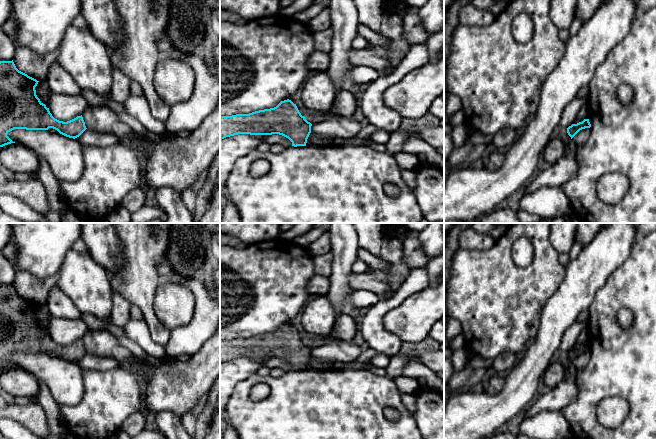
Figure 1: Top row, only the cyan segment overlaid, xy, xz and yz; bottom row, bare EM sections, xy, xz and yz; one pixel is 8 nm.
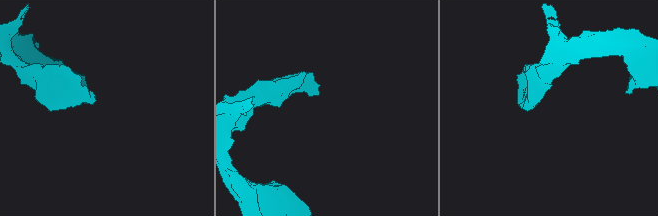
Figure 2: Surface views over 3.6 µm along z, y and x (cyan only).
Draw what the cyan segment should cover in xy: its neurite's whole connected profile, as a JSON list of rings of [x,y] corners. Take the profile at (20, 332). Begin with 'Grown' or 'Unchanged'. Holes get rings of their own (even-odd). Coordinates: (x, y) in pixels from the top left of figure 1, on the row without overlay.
Unchanged. [[[13,284],[0,285],[0,371],[15,367],[7,360],[14,353],[53,352],[73,363],[87,353],[82,339],[67,346],[55,343],[36,319],[38,306],[19,295]]]

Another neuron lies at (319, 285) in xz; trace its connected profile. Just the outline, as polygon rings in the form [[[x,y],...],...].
[[[315,274],[308,281],[306,290],[311,295],[326,296],[330,289],[329,278]]]

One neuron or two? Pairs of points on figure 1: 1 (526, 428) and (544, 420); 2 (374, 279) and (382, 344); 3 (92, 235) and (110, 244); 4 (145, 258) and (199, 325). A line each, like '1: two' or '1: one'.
1: one
2: two
3: one
4: two

